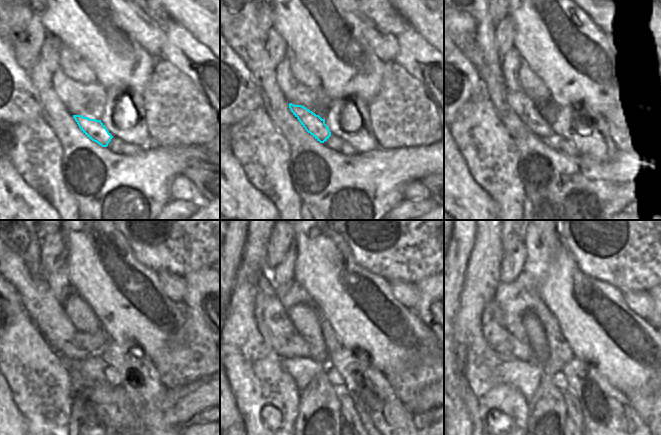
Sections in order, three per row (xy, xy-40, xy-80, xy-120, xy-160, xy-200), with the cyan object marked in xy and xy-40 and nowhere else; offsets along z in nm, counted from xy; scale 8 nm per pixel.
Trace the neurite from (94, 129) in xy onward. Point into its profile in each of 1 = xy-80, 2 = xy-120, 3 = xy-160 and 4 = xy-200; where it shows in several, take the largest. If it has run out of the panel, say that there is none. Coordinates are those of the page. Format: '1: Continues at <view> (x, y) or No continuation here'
1: Continues at xy-80 (526, 110)
2: Continues at xy-120 (50, 318)
3: Continues at xy-160 (273, 322)
4: Continues at xy-200 (497, 336).

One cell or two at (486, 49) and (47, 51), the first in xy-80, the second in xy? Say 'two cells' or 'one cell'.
two cells

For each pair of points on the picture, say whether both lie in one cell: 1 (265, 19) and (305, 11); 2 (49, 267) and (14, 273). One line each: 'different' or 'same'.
1: different
2: different

